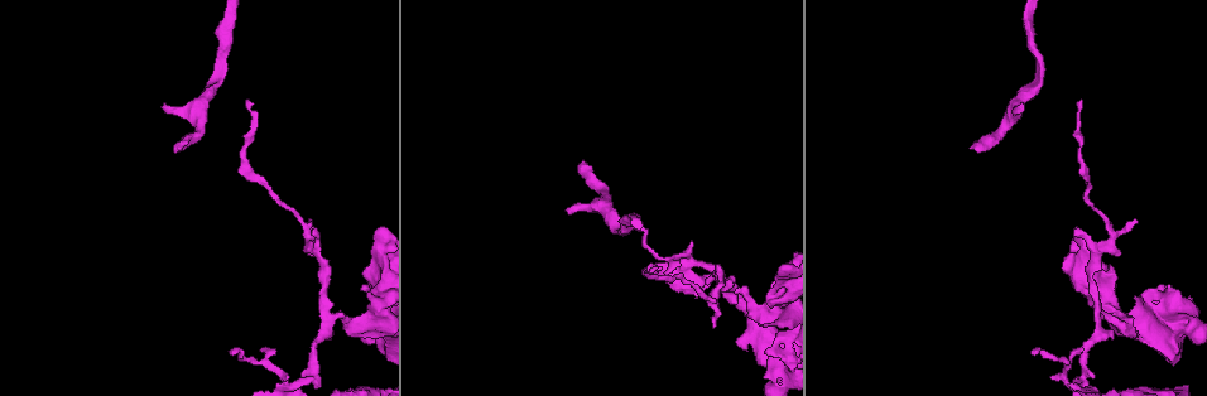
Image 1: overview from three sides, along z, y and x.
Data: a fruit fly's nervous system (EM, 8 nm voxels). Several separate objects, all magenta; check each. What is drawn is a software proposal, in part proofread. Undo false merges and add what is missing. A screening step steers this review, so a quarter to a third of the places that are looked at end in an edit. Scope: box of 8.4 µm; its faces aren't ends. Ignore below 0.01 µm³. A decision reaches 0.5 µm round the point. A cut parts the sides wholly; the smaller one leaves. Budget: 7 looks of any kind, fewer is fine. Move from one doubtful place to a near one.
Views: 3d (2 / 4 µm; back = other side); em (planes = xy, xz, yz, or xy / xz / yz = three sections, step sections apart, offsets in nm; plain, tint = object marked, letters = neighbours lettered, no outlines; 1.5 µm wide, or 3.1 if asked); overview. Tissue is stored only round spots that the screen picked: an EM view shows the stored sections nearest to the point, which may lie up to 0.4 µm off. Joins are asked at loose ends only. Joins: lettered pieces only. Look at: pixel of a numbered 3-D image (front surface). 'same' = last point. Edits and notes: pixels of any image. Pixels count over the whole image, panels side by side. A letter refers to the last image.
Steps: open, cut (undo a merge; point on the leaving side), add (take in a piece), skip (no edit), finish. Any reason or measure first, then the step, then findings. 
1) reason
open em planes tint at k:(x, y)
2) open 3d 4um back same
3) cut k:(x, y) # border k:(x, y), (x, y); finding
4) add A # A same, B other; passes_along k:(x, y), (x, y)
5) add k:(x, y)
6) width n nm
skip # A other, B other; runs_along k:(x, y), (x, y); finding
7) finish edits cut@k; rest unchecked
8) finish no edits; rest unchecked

thick turns thin
open 3d 2um at 1:(733, 290)

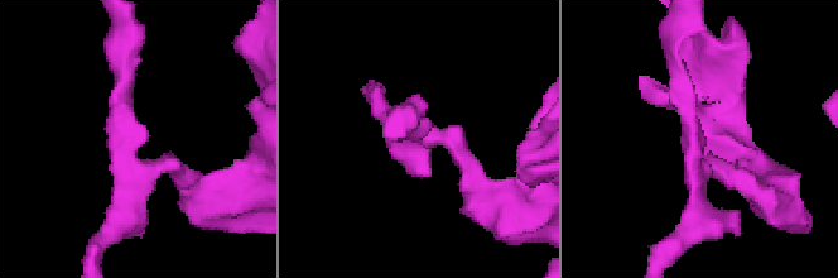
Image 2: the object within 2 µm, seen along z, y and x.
arms 3
open em yz step 8 tint at 2:(139, 172)

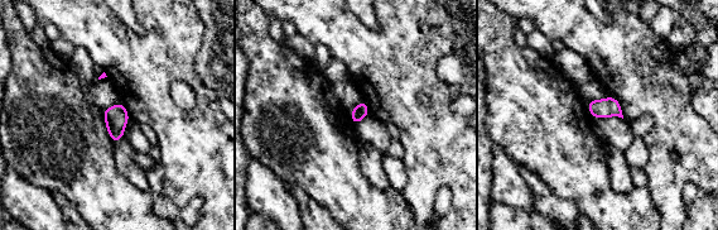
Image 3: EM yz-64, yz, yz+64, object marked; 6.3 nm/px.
open em planes letters same

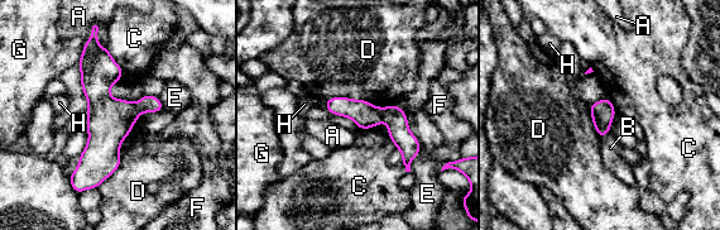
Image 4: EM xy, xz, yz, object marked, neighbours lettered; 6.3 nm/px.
cut 4:(365, 115) # A other, B other, C other, D other, E other, F other, G other, H other; border 4:(380, 109), (383, 120); two neurons meet here

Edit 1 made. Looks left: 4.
free end
open em planes letters at 1:(976, 151)

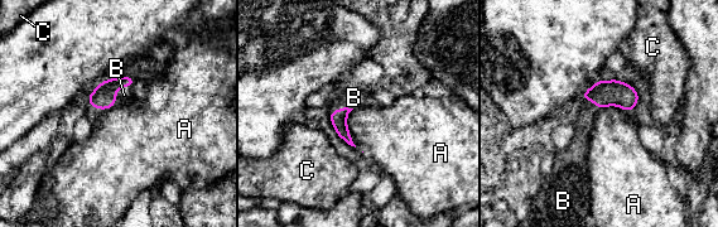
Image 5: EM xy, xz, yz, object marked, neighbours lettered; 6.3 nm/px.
longest_contact B 300 nm
add 5:(124, 95) # A other, B same, C other; it goes on there

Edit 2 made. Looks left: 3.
finish edits cut@4, add@5; rest unchecked

